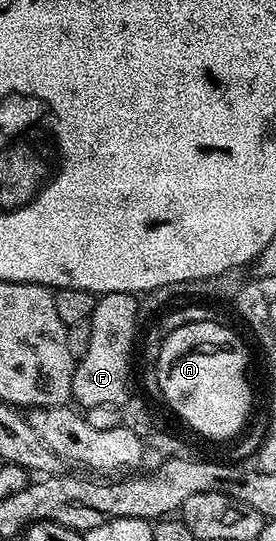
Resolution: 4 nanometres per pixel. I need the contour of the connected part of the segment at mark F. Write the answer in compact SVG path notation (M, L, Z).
M104 292L96 299L89 321L89 350L78 357L71 387L71 400L80 409L86 410L93 406L119 408L128 400L131 351L135 348L135 327L141 321L139 303L140 297L129 292Z

